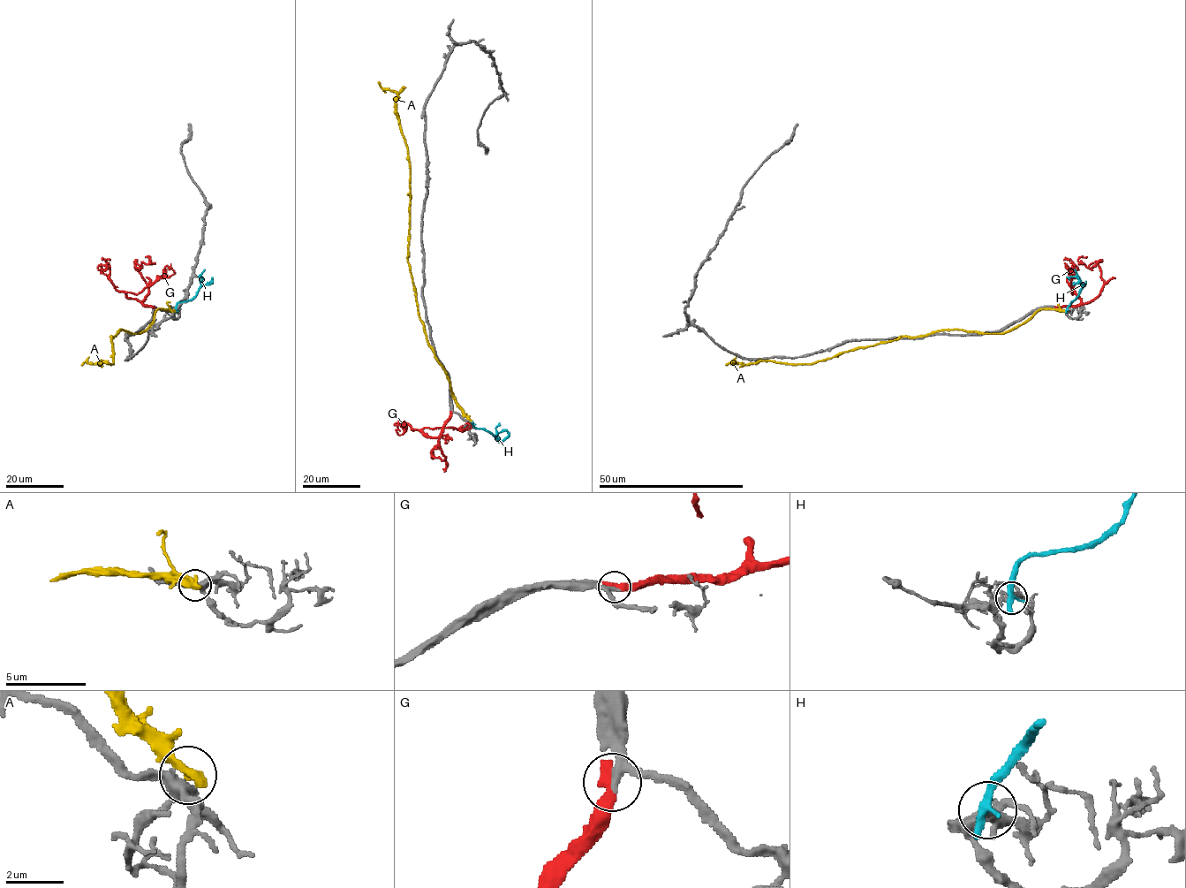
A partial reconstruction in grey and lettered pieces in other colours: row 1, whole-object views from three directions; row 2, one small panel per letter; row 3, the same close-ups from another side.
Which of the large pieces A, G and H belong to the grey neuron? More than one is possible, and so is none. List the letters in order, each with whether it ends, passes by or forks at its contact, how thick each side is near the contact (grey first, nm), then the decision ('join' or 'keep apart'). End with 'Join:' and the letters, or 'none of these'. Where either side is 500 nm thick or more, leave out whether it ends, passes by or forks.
A: it ends there; 360 nm thick on the grey side, 480 nm on the other; keep apart
G: it ends there; 240 nm thick on the grey side, 480 nm on the other; join
H: it ends there; 280 nm thick on the grey side, 420 nm on the other; keep apart
Join: G

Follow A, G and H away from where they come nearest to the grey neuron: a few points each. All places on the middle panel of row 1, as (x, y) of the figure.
A: (470, 420), (457, 405), (419, 316), (407, 260), (408, 151), (396, 110), (396, 94), (383, 89), (378, 82)
G: (451, 413), (439, 439), (445, 456), (443, 460), (434, 457), (432, 451), (439, 437), (447, 435), (447, 444)
H: (472, 423), (474, 427), (488, 431), (499, 440), (508, 435), (507, 431), (502, 431)

